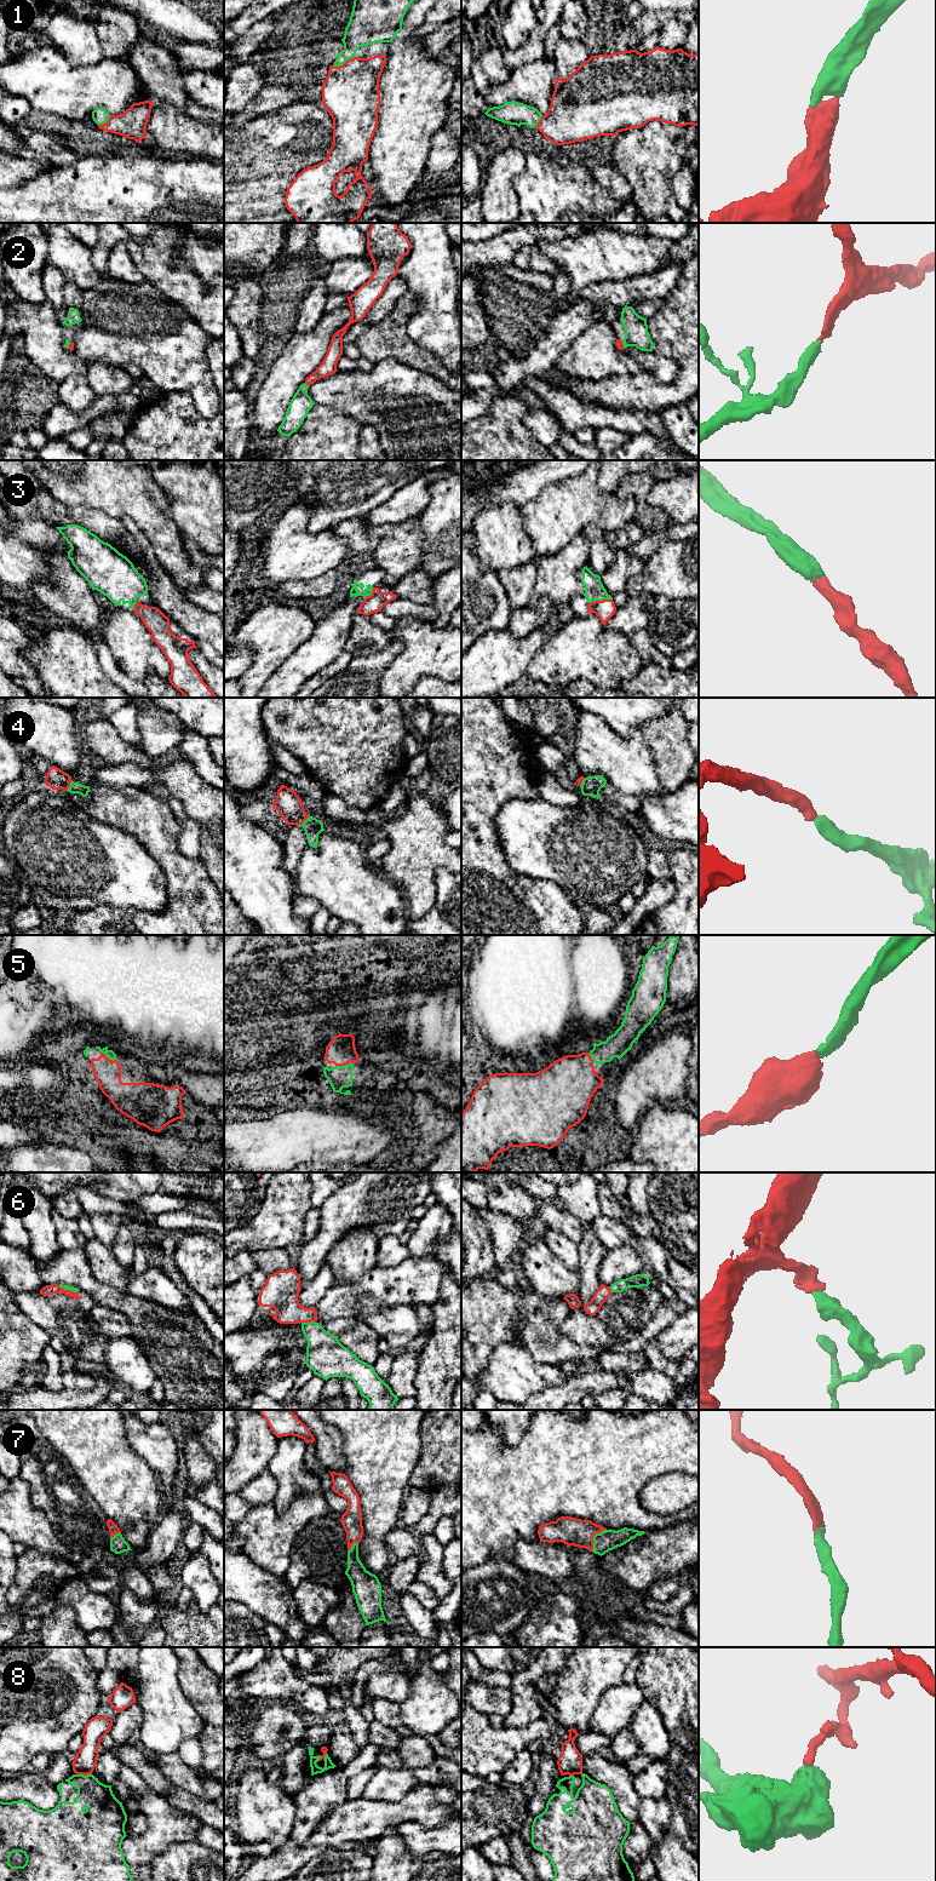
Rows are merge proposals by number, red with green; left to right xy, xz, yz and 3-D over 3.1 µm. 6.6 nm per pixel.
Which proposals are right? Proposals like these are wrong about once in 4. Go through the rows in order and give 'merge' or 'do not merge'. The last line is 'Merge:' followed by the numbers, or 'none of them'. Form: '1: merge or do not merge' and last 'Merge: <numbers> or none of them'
1: merge
2: merge
3: merge
4: merge
5: merge
6: merge
7: merge
8: do not merge
Merge: 1, 2, 3, 4, 5, 6, 7

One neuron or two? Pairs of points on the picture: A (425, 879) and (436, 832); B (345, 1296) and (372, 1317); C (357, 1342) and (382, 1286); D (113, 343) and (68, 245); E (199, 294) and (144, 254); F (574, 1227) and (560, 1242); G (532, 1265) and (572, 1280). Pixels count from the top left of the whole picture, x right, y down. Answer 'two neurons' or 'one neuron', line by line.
A: one neuron
B: two neurons
C: two neurons
D: two neurons
E: one neuron
F: two neurons
G: one neuron

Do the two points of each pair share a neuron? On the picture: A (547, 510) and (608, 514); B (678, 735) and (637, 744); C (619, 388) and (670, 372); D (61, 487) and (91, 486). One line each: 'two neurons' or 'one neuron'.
A: one neuron
B: two neurons
C: two neurons
D: one neuron

